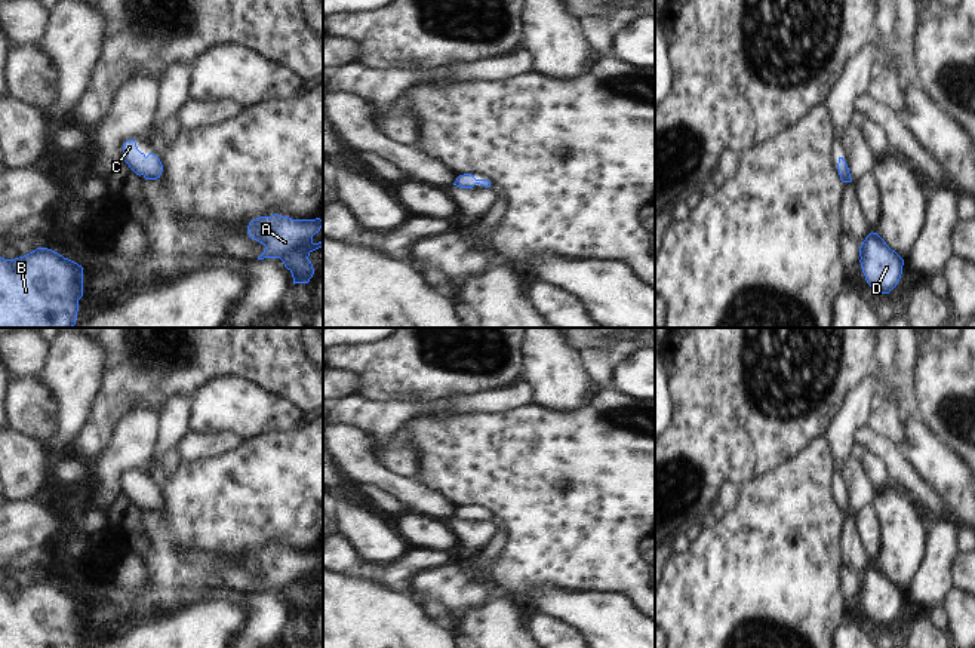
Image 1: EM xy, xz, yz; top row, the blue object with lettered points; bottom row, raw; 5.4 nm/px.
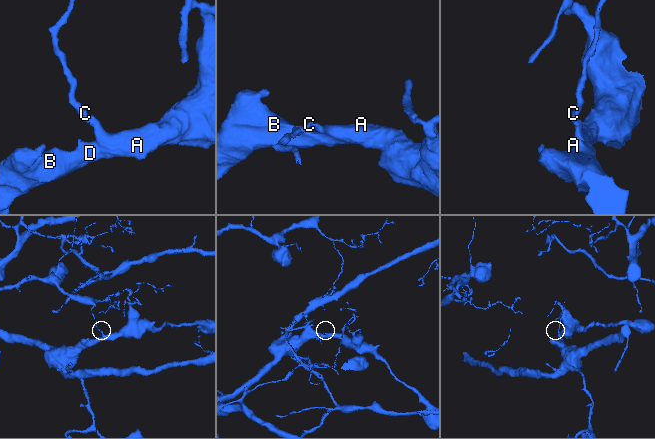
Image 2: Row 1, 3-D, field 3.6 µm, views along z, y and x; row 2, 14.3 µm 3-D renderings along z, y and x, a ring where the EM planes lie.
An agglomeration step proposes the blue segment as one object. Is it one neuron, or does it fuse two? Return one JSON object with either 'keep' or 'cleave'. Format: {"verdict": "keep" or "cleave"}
{"verdict": "keep"}

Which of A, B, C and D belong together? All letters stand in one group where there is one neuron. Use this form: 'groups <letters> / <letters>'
groups A B C D

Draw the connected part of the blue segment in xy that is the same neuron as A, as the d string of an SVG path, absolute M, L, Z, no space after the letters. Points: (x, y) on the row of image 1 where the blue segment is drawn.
M277 214L259 216L249 222L250 239L265 246L258 259L280 258L292 273L295 283L308 283L314 274L310 254L323 246L323 240L313 242L313 236L323 227L323 219L292 219Z

